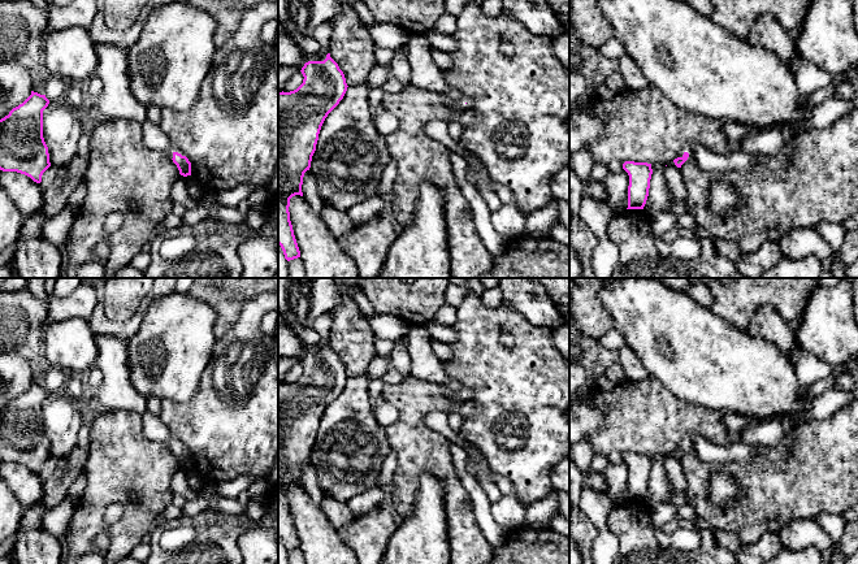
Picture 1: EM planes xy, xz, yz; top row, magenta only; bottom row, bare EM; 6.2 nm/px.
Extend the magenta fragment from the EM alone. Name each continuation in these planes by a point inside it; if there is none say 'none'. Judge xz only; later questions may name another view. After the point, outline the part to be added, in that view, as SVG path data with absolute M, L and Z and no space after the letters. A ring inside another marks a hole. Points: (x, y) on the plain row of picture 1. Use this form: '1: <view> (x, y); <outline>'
none

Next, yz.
1: yz (689, 438); M686 434L682 439L681 439L681 442L680 442L680 444L679 444L679 448L682 448L682 446L685 444L685 443L688 443L689 444L689 448L690 447L693 447L693 443L694 443L694 439L696 439L697 437L694 435L694 434ZM688 448L688 450L689 450Z

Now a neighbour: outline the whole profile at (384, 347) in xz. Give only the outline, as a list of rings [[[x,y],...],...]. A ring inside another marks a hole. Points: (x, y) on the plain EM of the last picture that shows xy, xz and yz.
[[[377,337],[374,338],[376,352],[382,357],[390,357],[390,355],[395,350],[395,346],[396,346],[395,342],[389,342],[386,339],[377,338]]]

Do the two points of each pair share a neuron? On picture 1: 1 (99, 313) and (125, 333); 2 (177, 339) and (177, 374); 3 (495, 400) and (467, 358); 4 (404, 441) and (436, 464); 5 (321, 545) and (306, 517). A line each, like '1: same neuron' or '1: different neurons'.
1: same neuron
2: same neuron
3: same neuron
4: same neuron
5: same neuron

